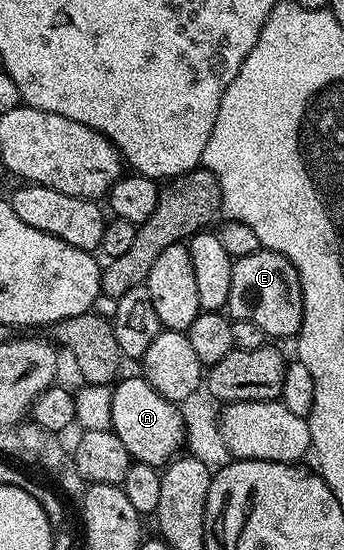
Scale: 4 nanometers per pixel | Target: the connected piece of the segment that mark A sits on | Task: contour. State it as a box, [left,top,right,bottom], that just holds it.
[110,377,186,468]

